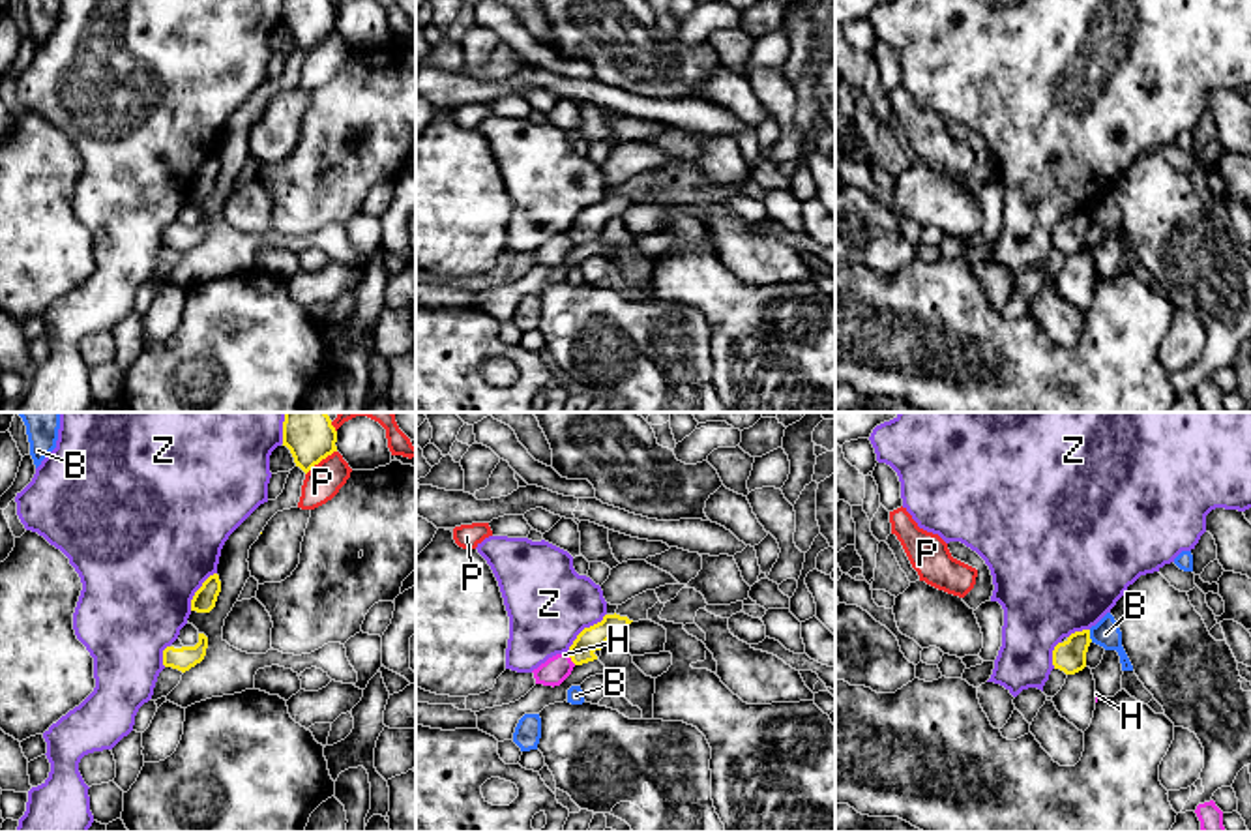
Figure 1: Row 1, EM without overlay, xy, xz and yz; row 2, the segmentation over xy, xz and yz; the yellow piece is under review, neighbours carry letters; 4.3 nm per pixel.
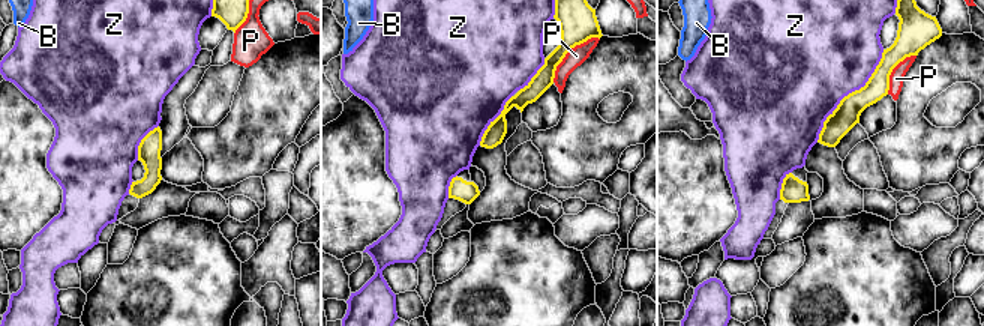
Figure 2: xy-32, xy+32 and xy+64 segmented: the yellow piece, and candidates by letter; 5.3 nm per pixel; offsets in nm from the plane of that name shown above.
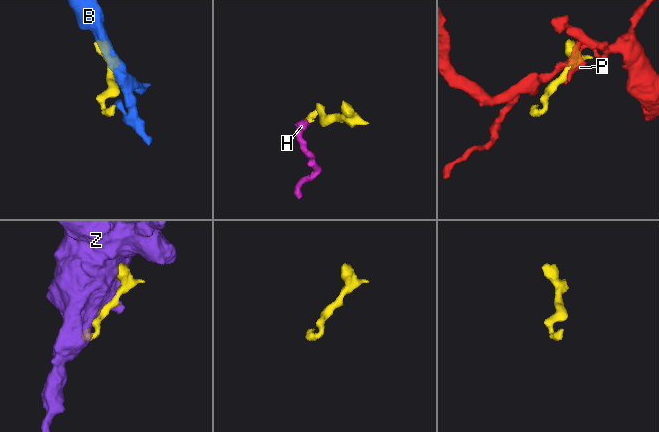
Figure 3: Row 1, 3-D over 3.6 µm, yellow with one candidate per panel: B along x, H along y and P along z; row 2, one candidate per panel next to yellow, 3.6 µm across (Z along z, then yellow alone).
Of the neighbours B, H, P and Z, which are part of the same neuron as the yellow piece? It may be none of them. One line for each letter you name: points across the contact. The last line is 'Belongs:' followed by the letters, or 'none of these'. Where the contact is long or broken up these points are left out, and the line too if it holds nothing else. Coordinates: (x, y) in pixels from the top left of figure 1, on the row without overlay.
Belongs: none of these

